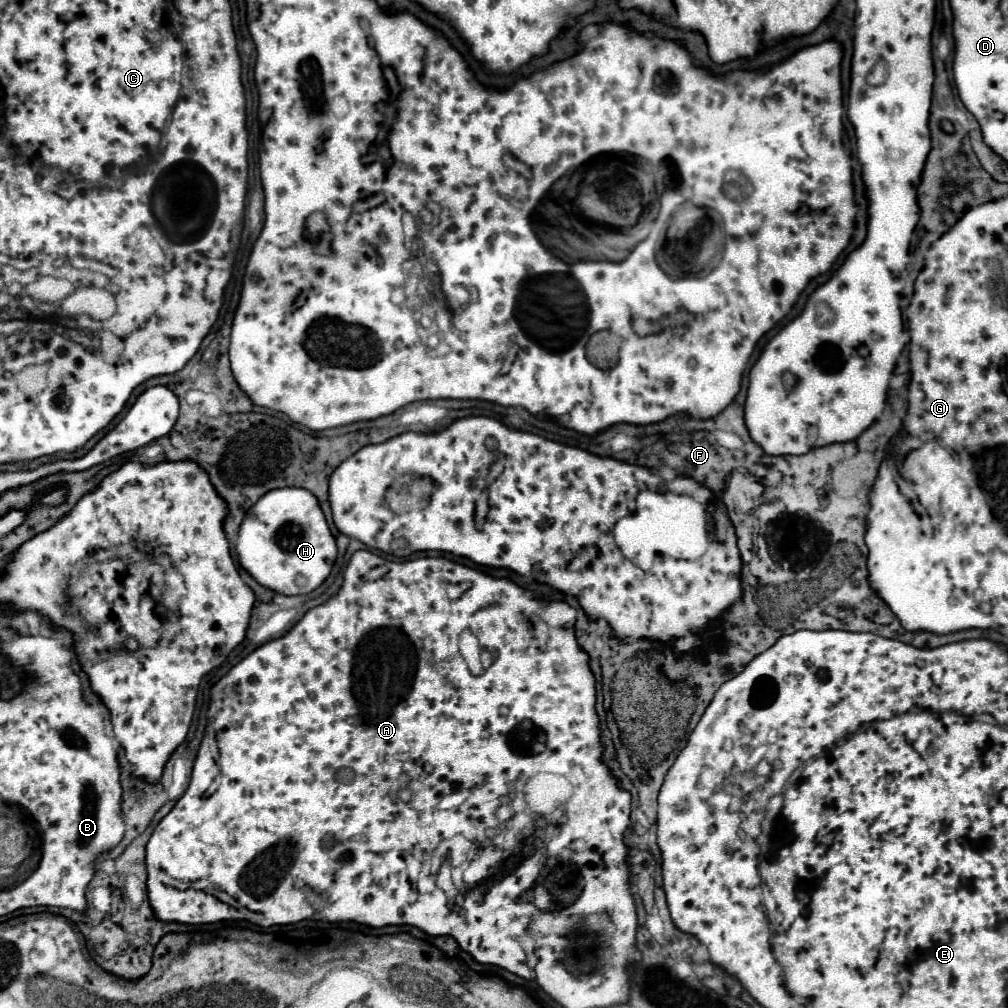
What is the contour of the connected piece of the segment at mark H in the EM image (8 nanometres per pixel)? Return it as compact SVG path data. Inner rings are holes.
M278 488L276 492L264 494L252 506L252 512L248 512L248 516L244 518L244 524L240 526L240 532L238 532L236 554L238 554L240 566L248 570L258 584L278 594L308 594L316 590L332 572L332 566L336 560L336 540L312 492L304 488Z

